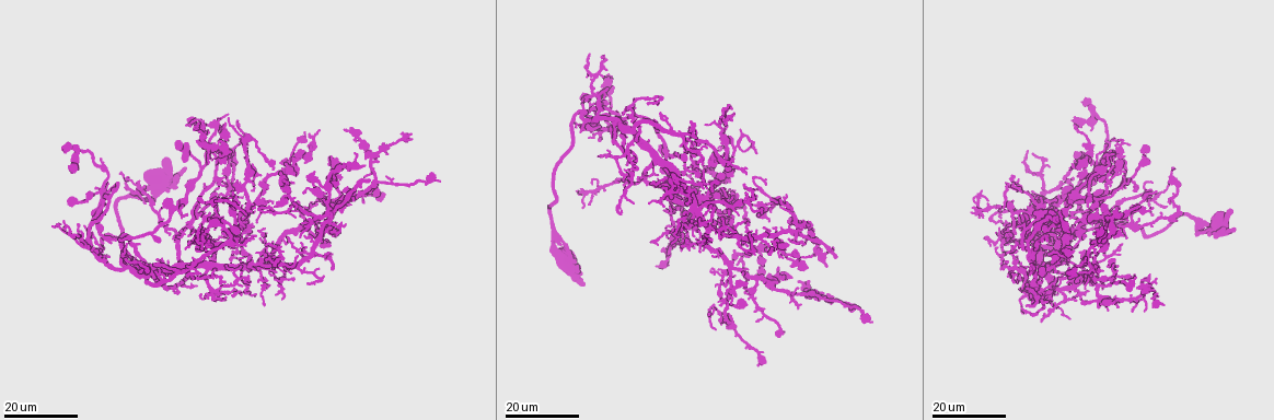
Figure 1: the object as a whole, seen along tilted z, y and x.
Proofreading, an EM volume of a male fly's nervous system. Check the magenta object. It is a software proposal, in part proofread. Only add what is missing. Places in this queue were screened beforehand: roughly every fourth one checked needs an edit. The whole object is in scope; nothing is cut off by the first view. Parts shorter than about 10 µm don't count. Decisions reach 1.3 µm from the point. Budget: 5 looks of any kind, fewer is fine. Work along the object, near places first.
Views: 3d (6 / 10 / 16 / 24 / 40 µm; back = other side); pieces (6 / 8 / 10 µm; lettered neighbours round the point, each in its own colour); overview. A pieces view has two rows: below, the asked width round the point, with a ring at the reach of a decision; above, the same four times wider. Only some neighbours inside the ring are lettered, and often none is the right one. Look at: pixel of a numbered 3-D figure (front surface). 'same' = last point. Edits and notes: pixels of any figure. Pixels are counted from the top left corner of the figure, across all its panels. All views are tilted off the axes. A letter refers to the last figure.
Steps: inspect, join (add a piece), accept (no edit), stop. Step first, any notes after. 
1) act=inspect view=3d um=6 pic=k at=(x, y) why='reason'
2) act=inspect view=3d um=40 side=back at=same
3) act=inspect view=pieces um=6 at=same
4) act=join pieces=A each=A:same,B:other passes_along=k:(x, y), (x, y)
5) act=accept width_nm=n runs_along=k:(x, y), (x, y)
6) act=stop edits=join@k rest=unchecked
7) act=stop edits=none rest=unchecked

act=inspect view=3d um=16 pic=1 at=(187, 119) why='branch stops here'

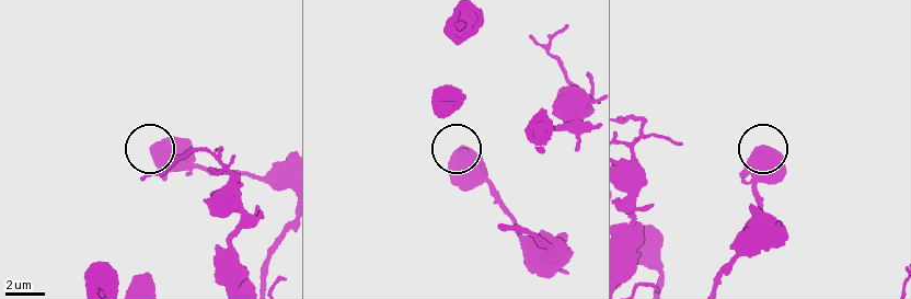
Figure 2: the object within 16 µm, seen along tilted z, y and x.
act=inspect view=pieces um=8 pic=2 at=(154, 148)

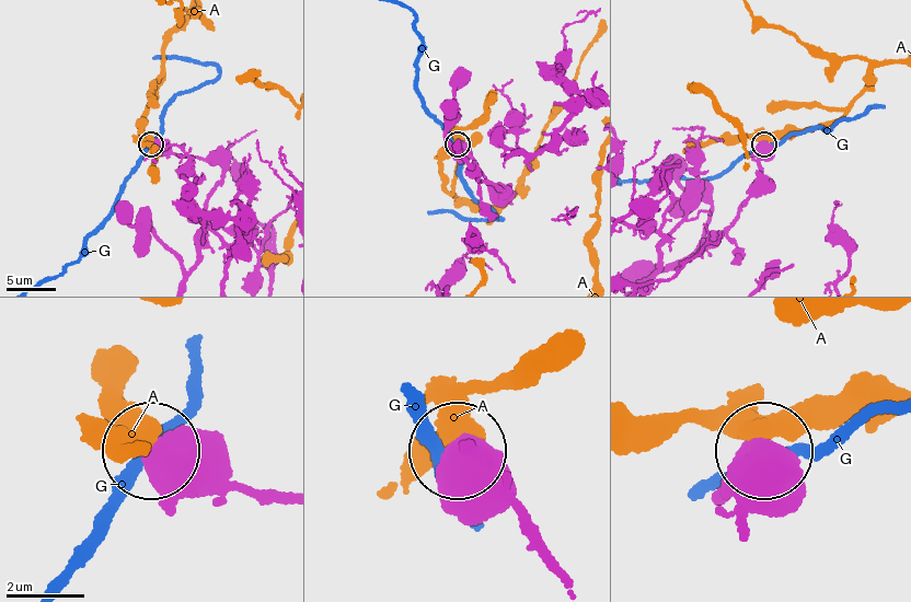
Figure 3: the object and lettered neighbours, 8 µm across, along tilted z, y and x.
act=accept each=A:other,G:other found='no lettered piece goes on from it'

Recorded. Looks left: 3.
act=inspect view=3d um=16 pic=1 at=(120, 238) why='an open end'

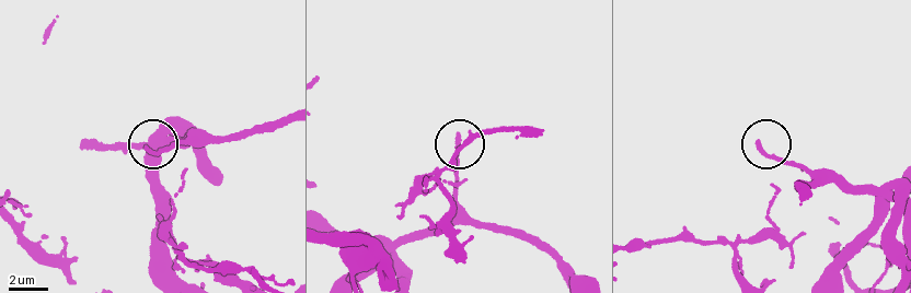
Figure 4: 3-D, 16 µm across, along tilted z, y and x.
act=inspect view=pieces um=6 pic=4 at=(459, 135)

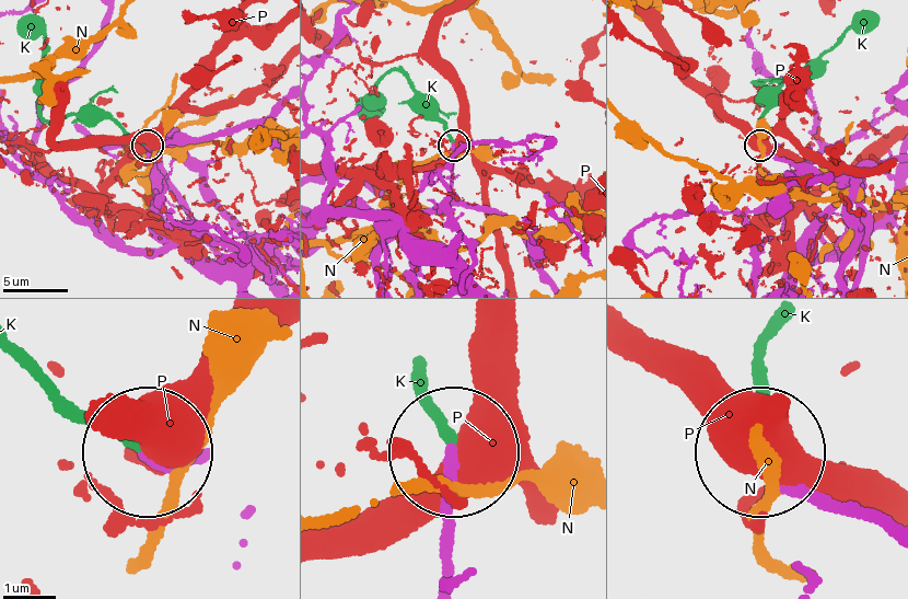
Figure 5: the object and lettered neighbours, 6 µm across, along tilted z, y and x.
act=join pieces=K each=K:same,N:other,P:other found='the neuron continues'

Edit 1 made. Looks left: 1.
act=stop edits=join@5 rest=unchecked

